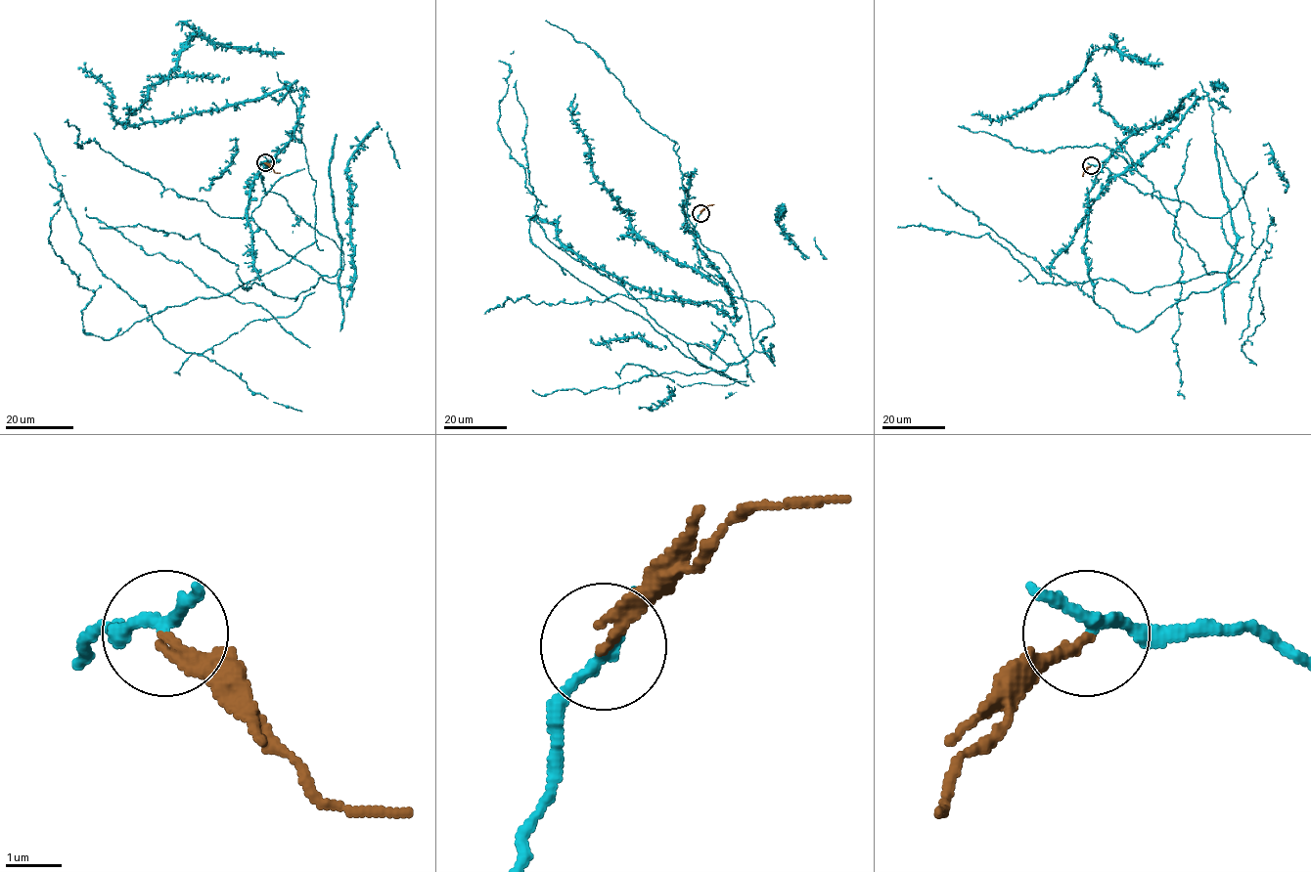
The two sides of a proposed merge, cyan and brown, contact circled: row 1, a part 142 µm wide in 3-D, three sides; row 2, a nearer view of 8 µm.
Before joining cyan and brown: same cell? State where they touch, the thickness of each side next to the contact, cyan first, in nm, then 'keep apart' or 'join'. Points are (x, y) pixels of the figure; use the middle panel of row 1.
at (700, 213); 180 nm thick on the cyan side, 200 nm on the other; keep apart

